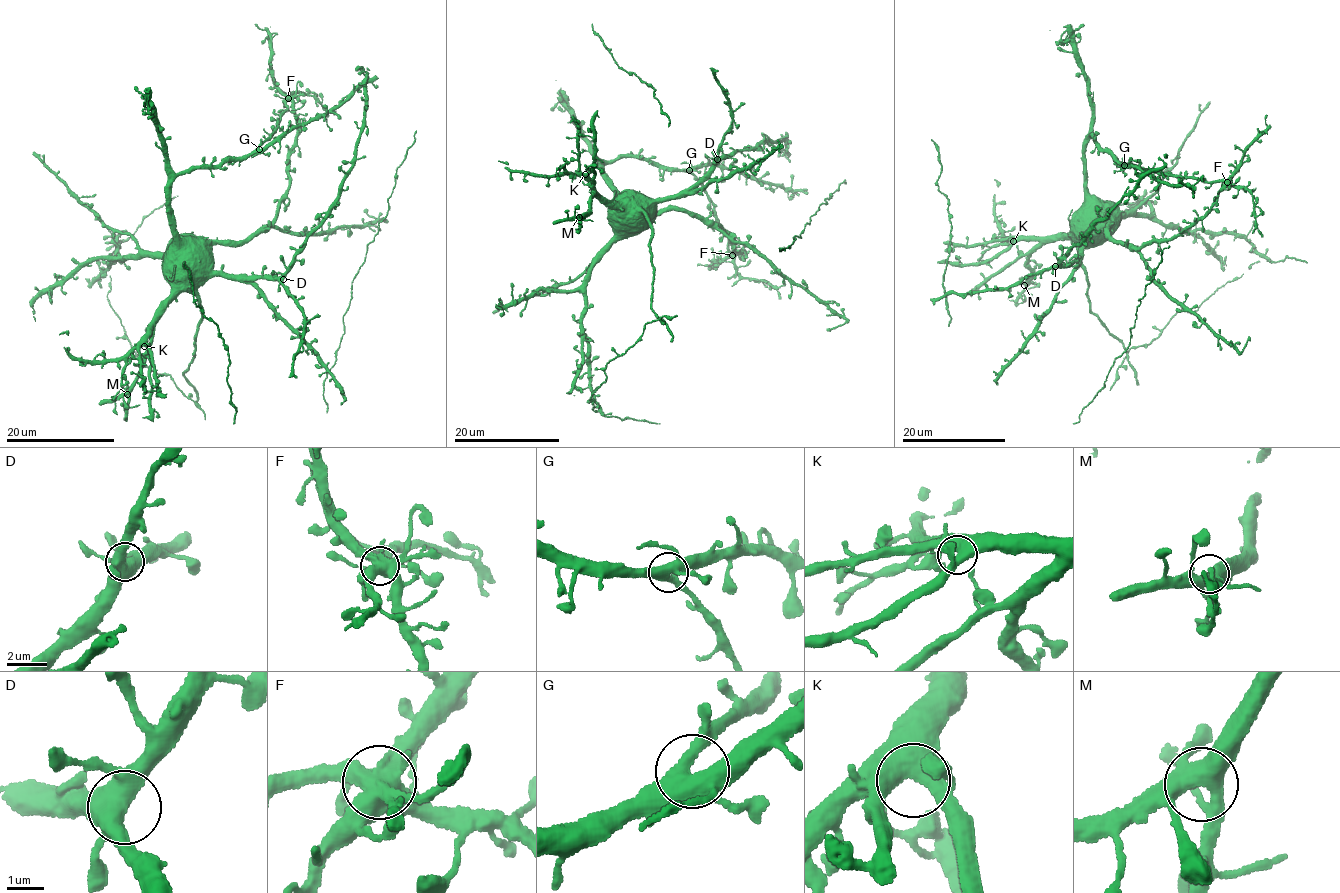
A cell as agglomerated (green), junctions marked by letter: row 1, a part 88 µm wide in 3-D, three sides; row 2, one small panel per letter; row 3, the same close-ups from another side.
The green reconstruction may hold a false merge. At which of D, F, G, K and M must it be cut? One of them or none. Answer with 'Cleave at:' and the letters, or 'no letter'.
Cleave at: no letter

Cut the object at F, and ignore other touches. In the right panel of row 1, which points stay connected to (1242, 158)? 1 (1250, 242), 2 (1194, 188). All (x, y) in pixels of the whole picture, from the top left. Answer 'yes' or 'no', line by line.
1: yes
2: yes

